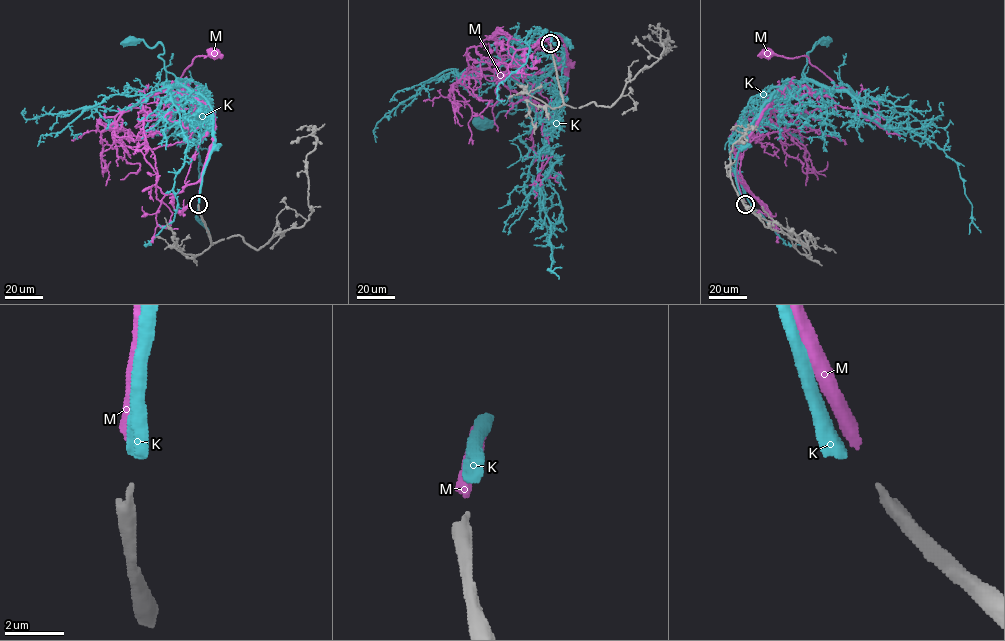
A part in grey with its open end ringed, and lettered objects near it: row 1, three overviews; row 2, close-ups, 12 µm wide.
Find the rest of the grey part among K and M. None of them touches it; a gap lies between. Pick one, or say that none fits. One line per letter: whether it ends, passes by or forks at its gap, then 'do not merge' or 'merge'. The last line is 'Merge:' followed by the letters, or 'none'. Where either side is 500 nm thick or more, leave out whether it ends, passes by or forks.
K: it ends; do not merge
M: it ends; merge
Merge: M

